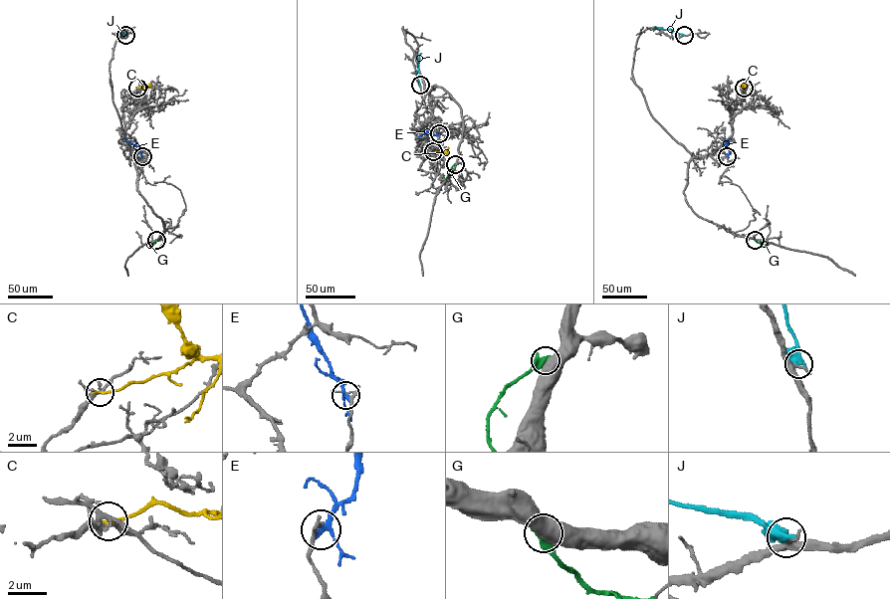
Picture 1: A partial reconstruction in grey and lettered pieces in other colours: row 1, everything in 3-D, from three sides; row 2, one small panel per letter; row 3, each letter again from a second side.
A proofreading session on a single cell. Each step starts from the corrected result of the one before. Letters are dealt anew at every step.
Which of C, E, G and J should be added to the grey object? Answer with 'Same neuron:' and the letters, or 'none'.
Same neuron: none

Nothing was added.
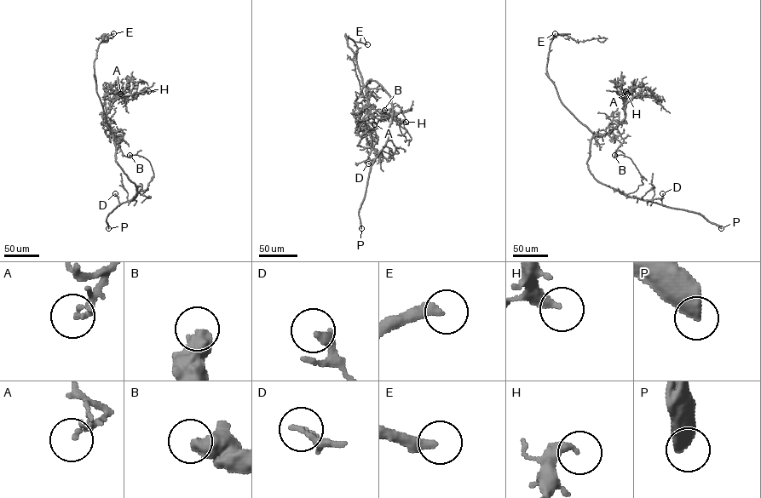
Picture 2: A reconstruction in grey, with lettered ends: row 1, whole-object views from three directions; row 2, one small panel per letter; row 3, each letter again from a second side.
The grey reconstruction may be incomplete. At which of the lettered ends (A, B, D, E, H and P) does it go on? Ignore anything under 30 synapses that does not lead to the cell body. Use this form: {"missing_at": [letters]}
{"missing_at": ["A", "E", "P"]}

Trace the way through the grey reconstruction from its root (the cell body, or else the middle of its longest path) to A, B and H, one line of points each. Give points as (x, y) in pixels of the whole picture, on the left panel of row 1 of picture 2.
A: (115, 143), (114, 133), (107, 122), (106, 114), (117, 95), (120, 94)
B: (115, 143), (117, 163), (141, 194), (153, 176), (152, 170), (144, 157), (129, 155)
H: (115, 143), (114, 133), (106, 119), (111, 105), (121, 96), (148, 91)

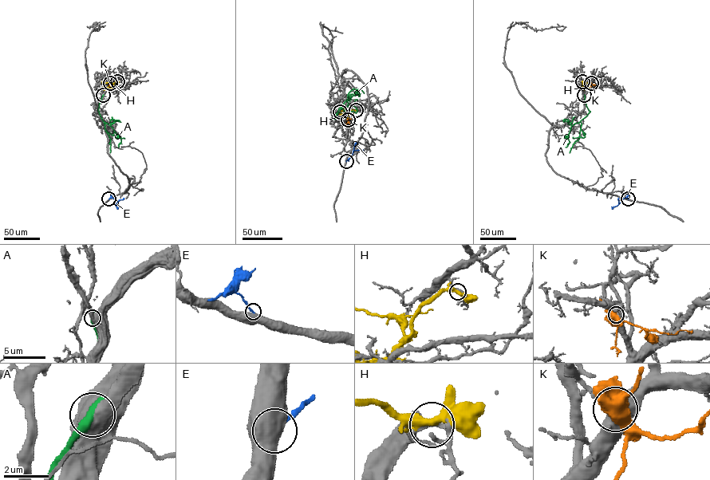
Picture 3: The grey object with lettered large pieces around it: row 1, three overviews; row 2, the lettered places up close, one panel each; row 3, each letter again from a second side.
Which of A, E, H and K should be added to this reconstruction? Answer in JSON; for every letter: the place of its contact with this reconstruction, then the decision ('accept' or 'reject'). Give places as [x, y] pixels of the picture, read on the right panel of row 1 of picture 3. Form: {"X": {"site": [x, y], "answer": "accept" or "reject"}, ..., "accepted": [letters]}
{"A": {"site": [584, 95], "answer": "reject"}, "E": {"site": [628, 198], "answer": "accept"}, "H": {"site": [582, 81], "answer": "reject"}, "K": {"site": [591, 83], "answer": "reject"}, "accepted": ["E"]}

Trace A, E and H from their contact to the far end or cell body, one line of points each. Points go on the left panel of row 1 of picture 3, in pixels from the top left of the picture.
A: (103, 95), (99, 113), (105, 129), (113, 135), (114, 131), (119, 138), (115, 137), (119, 137)
E: (108, 198), (112, 198), (116, 203), (124, 198)
H: (117, 81), (112, 86), (112, 84), (101, 81)

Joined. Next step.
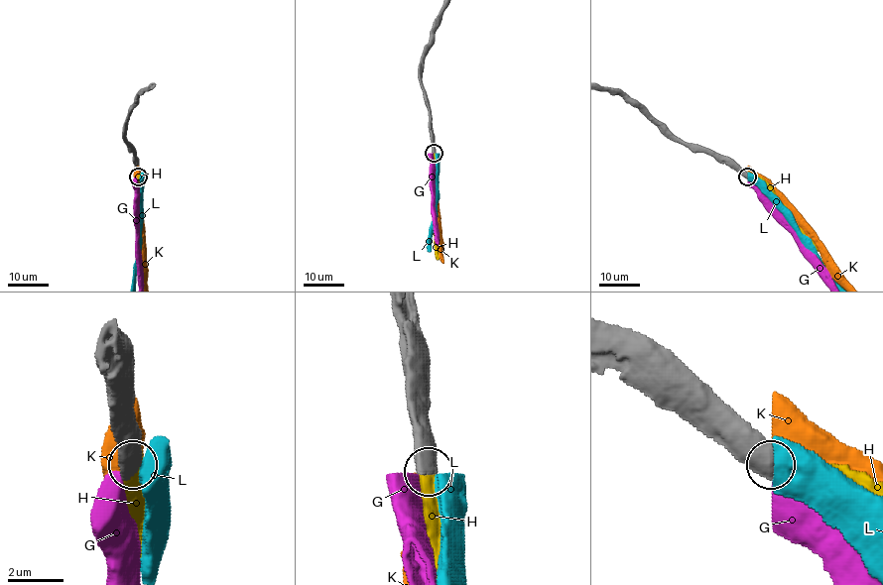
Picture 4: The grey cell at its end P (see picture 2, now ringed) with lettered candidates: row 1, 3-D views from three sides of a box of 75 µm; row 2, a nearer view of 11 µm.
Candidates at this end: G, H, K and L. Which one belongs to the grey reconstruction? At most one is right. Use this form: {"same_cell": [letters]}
{"same_cell": ["H"]}

